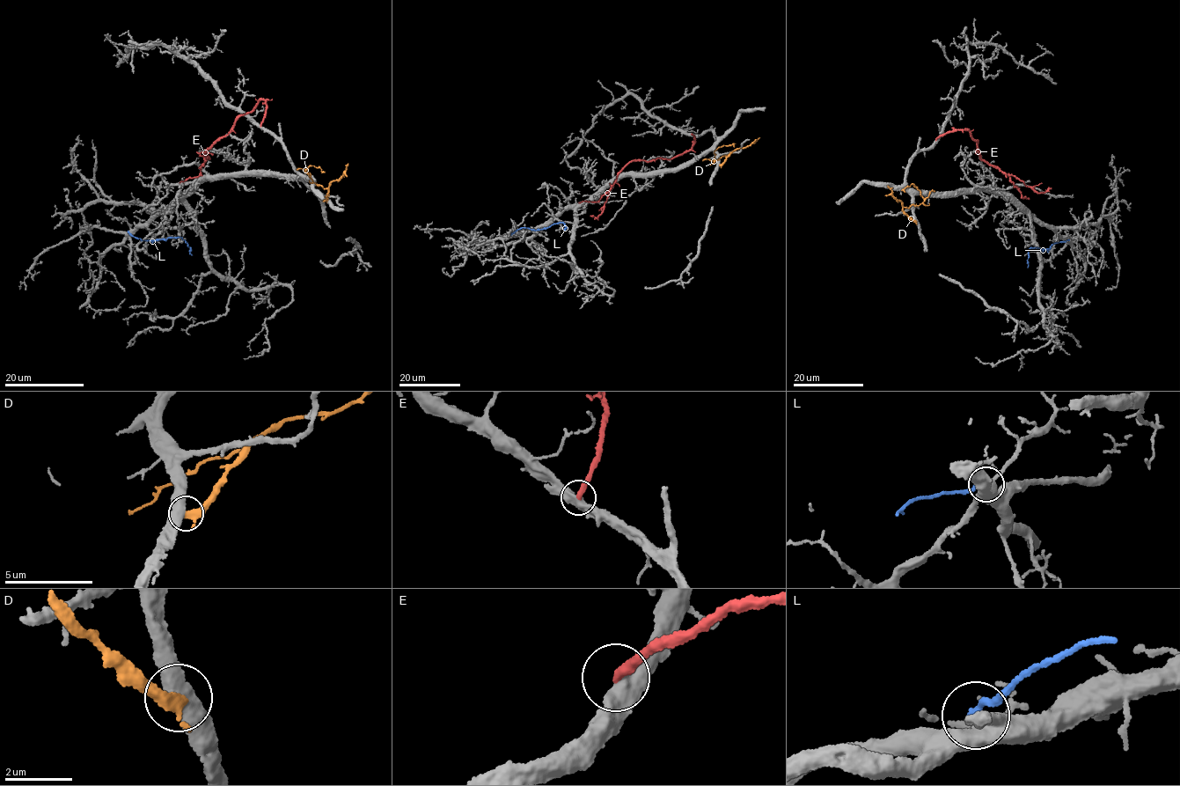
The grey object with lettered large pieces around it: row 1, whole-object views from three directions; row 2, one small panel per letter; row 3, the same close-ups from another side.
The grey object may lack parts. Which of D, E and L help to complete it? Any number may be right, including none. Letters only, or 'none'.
none

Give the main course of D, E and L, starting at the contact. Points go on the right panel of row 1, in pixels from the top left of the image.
D: (916, 220), (905, 214), (903, 208), (923, 201), (919, 190), (912, 184), (903, 189), (905, 192)
E: (935, 139), (963, 128), (978, 141), (981, 159), (1015, 176), (1039, 193), (1045, 192), (1050, 187)
L: (1068, 240), (1051, 246), (1048, 250), (1029, 248), (1028, 268)

